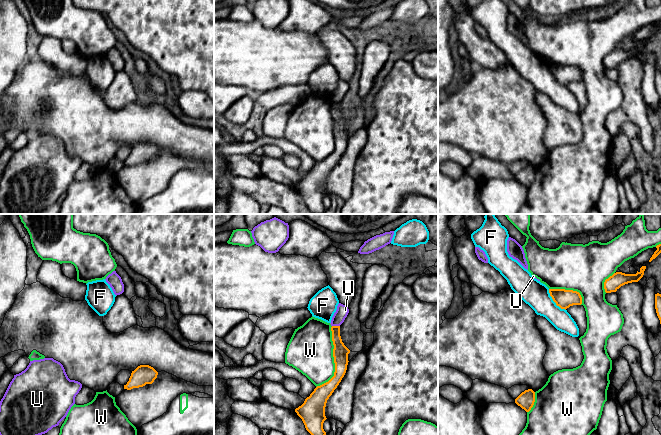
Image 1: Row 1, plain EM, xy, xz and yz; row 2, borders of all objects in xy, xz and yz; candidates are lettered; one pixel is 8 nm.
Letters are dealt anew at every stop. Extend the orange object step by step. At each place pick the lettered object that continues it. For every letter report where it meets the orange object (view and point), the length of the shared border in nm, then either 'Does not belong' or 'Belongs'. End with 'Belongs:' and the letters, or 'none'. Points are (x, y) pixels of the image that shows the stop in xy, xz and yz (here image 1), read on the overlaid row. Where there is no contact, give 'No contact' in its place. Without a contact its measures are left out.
F: Touches orange at yz (553, 300). Shared border 220 nm. Does not belong
U: Touches orange at xz (336, 326). Shared border 60 nm. Does not belong
W: Touches orange at xz (334, 359). Shared border 500 nm. Does not belong
Belongs: none

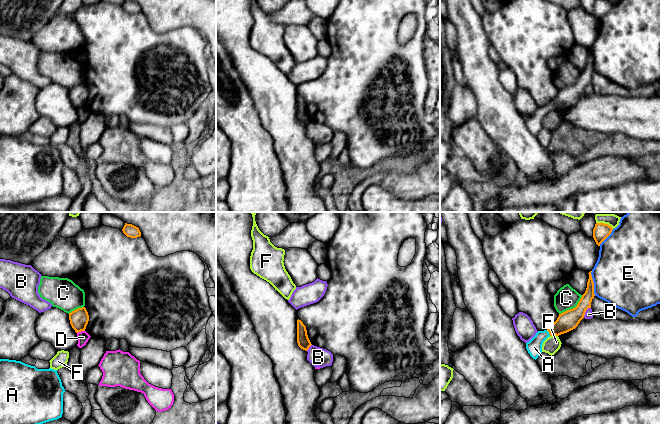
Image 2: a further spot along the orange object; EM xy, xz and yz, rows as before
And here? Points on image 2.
A: Touches orange at yz (549, 333). Shared border 60 nm. Belongs
B: Touches orange at yz (585, 311). Shared border 110 nm. Does not belong
C: Touches orange at yz (573, 308). Shared border 240 nm. Does not belong
D: Touches orange at xy (80, 331). Shared border 70 nm. Does not belong
E: Touches orange at yz (593, 283). Shared border 200 nm. Does not belong
F: Touches orange at yz (553, 334). Shared border 60 nm. Does not belong
Belongs: A

